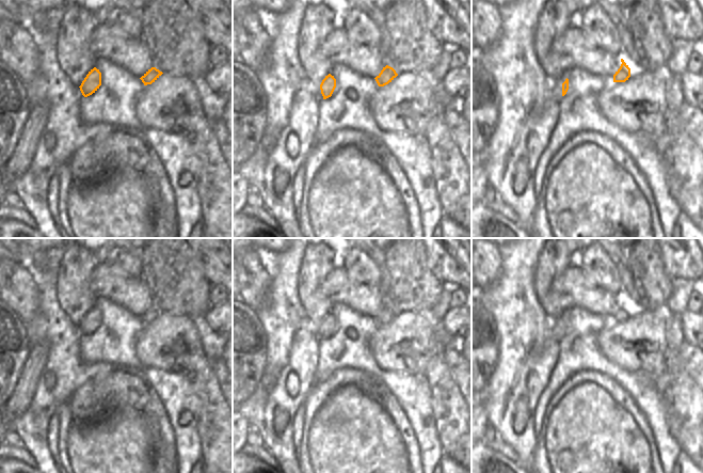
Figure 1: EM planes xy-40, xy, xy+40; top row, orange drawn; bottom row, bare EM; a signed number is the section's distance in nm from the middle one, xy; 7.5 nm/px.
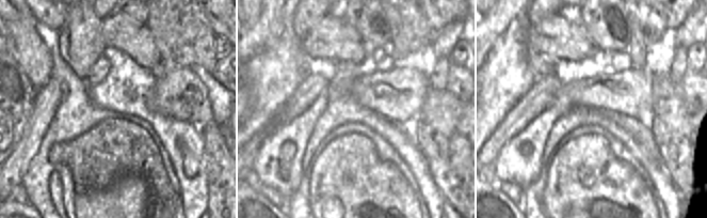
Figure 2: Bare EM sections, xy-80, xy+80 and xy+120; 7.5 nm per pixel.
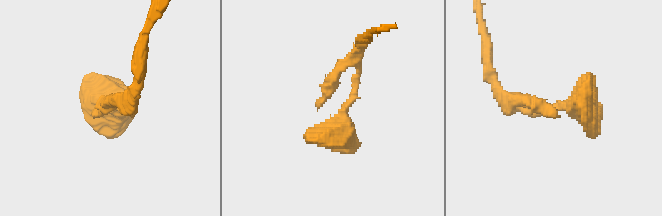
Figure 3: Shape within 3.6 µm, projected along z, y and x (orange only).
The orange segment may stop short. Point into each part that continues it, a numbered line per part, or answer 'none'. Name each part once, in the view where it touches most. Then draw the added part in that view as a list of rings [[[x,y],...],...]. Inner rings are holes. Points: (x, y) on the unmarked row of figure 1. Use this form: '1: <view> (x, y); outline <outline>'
1: xy+40 (554, 332); outline [[[566,312],[560,315],[557,319],[552,319],[545,330],[546,343],[560,343],[562,335],[562,322],[566,318]]]

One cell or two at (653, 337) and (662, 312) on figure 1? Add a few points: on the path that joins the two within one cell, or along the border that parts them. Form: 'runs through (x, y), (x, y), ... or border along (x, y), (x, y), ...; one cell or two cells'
border along (651, 311), (664, 321); two cells

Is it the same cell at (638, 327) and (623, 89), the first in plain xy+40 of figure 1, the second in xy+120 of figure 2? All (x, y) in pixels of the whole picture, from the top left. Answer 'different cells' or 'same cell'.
same cell

